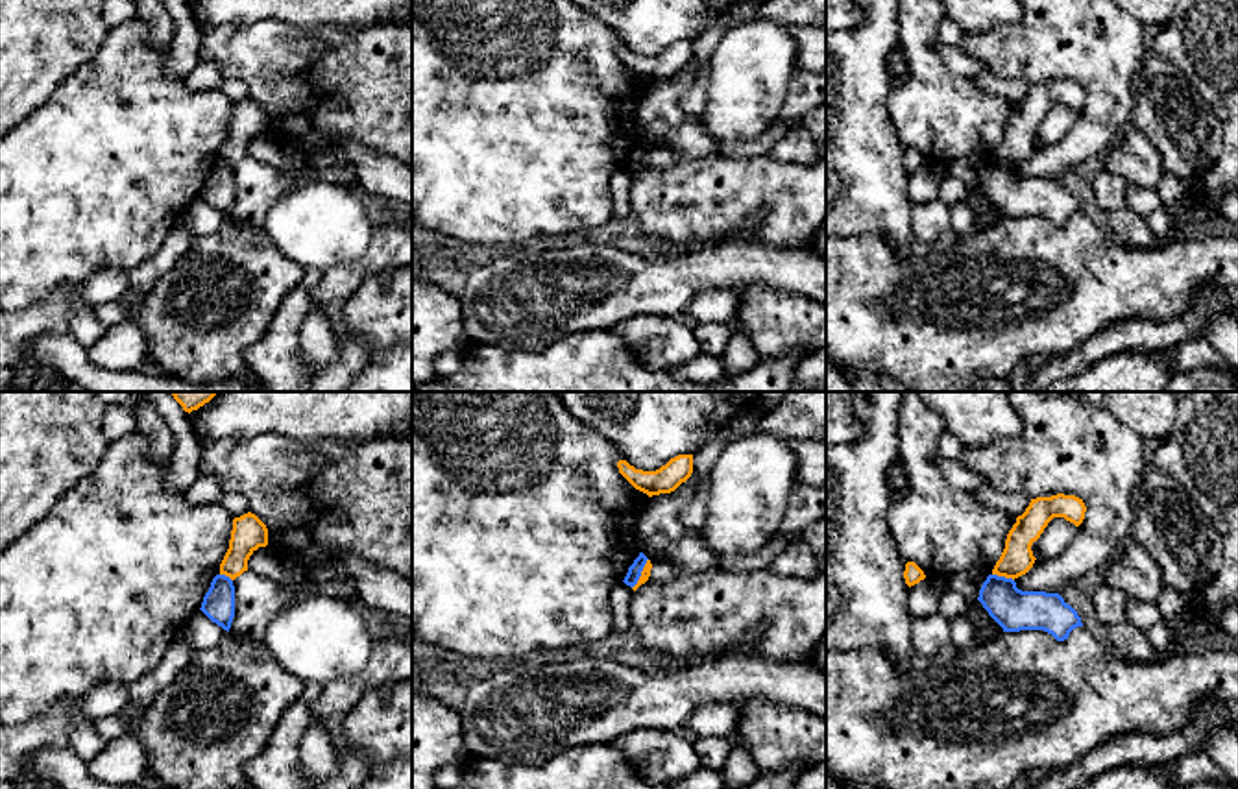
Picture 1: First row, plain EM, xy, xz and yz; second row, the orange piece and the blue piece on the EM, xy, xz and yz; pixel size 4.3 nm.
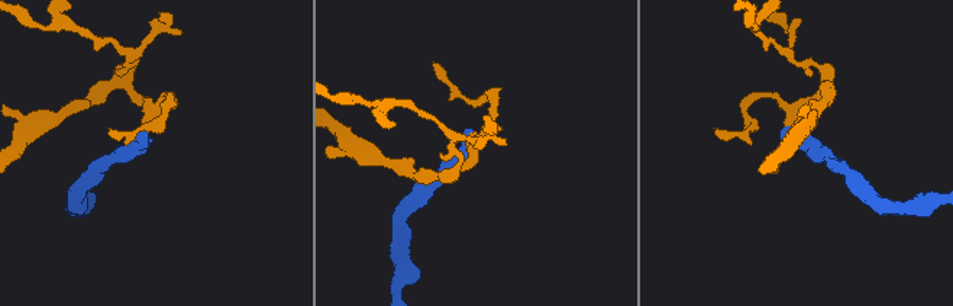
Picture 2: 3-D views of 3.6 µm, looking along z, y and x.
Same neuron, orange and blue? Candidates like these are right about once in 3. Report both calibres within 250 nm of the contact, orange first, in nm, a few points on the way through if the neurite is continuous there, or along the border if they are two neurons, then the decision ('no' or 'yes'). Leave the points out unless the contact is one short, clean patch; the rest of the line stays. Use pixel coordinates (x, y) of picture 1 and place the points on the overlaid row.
50/60 nm | along xz (647, 558), (632, 588) | no

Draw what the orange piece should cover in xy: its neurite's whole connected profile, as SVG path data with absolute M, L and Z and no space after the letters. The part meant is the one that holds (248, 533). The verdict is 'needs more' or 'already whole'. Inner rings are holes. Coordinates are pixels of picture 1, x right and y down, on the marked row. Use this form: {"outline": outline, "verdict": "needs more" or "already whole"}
{"outline": "M251 512L233 519L229 549L220 564L220 575L235 580L248 571L249 556L268 545L266 525Z", "verdict": "already whole"}

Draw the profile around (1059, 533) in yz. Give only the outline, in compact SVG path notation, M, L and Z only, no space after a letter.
M1053 517L1031 551L1037 560L1057 558L1075 538L1077 527L1064 517Z

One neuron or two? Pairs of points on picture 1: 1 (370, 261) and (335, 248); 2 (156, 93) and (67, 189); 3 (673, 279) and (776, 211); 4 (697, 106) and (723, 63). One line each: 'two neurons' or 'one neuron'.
1: two neurons
2: one neuron
3: two neurons
4: two neurons

